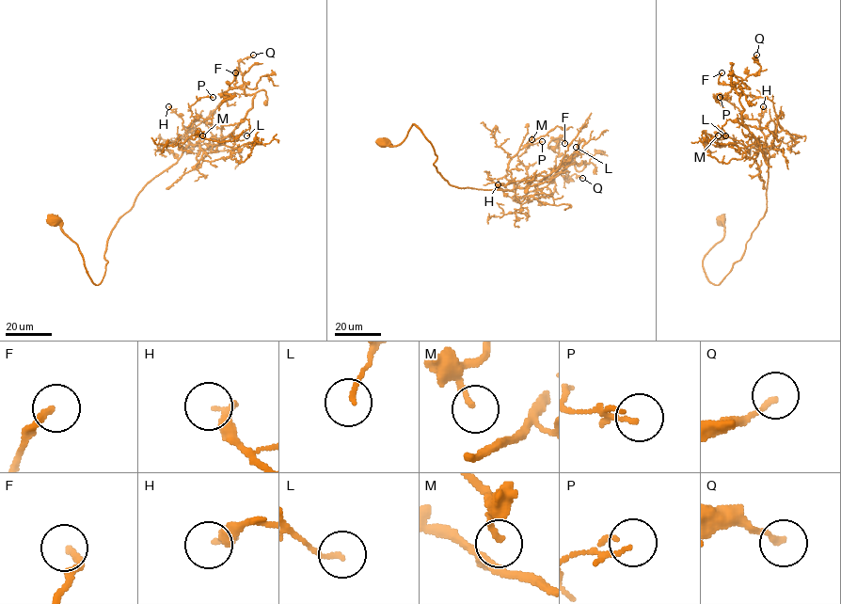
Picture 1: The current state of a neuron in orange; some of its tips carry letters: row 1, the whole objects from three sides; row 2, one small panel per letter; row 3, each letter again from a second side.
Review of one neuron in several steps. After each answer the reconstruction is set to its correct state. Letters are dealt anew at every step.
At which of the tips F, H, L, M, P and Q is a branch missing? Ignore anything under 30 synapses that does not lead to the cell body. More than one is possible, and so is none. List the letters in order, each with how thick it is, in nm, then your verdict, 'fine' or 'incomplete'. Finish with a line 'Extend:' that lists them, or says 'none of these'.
F: 190 nm | fine
H: 320 nm | fine
L: 130 nm | fine
M: 110 nm | fine
P: 80 nm | fine
Q: 170 nm | fine
Extend: none of these

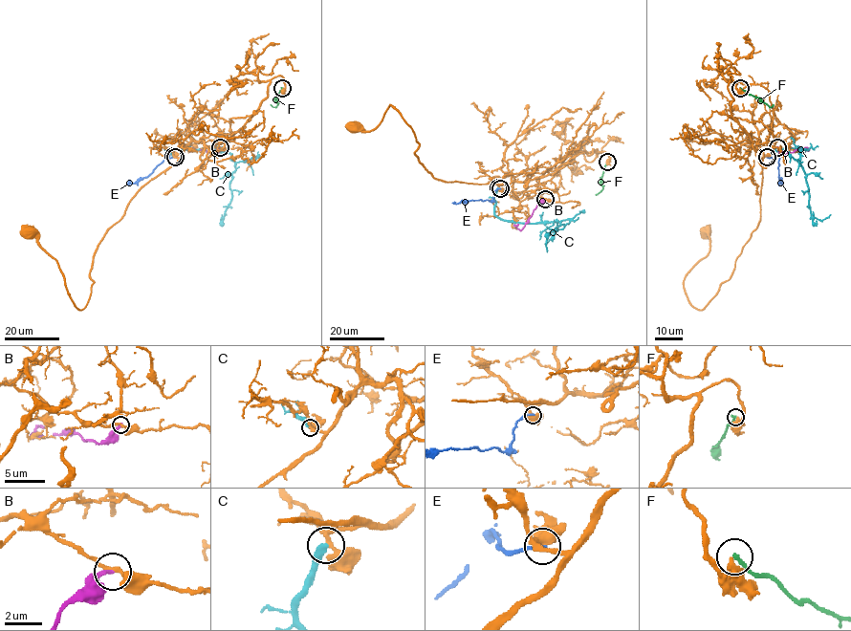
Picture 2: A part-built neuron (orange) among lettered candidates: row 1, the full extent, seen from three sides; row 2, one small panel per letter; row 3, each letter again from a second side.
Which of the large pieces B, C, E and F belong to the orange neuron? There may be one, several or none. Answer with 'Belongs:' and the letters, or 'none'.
Belongs: none

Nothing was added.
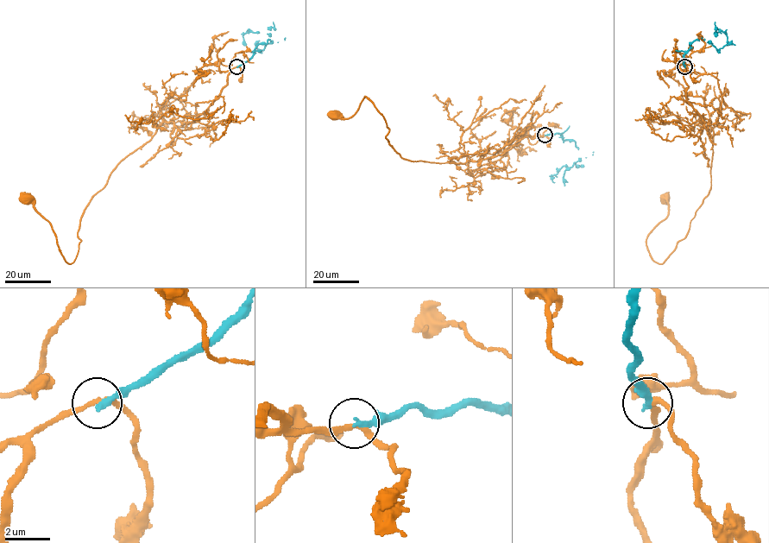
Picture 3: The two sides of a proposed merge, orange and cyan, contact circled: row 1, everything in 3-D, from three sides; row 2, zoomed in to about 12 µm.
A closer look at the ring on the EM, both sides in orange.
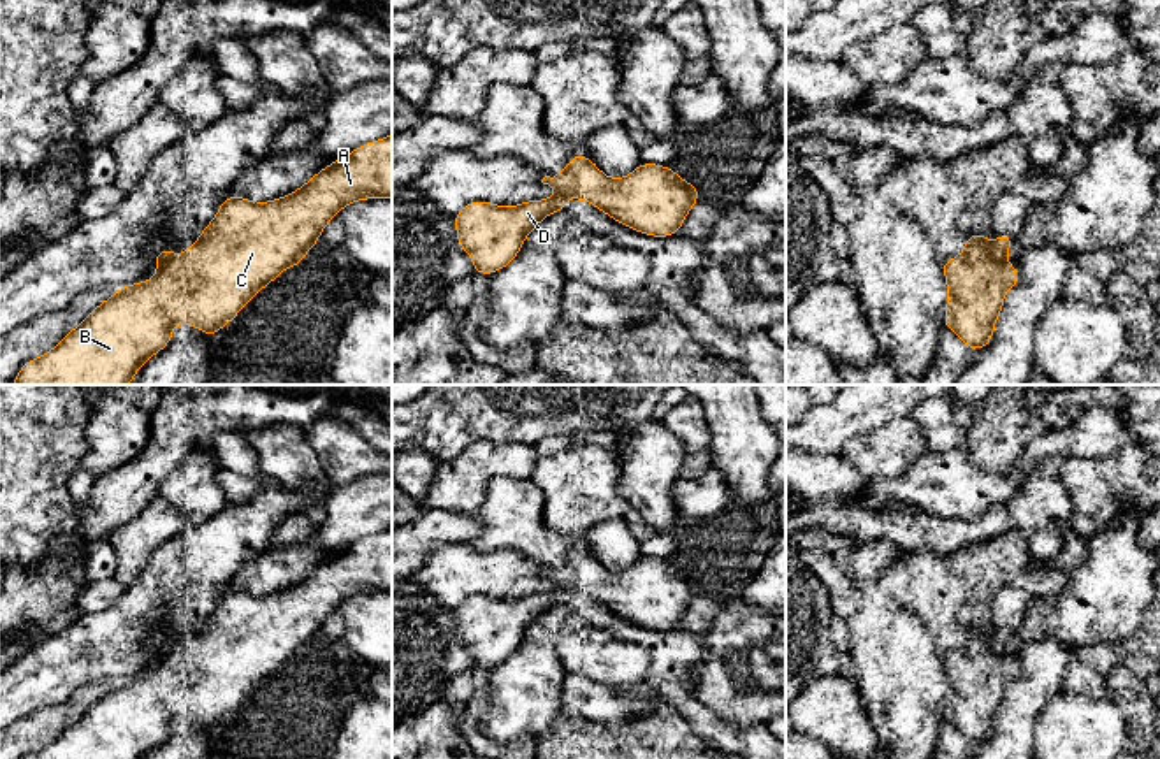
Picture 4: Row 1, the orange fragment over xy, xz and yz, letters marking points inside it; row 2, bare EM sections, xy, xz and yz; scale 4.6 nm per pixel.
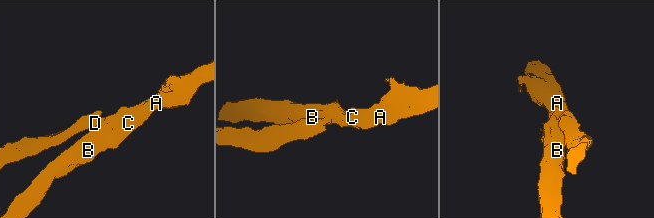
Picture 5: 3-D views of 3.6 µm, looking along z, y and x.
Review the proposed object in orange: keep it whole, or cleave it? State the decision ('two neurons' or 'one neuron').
two neurons

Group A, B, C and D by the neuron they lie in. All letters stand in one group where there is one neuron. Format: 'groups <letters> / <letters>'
groups A B C / D

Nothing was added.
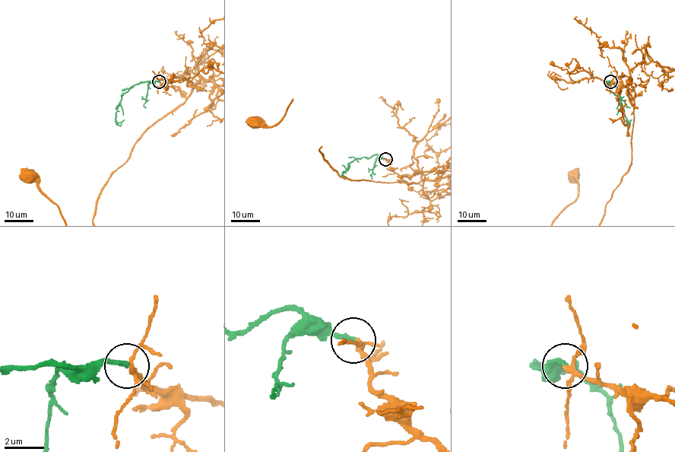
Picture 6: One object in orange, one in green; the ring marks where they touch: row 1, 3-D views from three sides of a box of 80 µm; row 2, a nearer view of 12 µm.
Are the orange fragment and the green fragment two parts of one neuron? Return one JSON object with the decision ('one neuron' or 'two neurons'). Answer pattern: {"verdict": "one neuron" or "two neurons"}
{"verdict": "one neuron"}

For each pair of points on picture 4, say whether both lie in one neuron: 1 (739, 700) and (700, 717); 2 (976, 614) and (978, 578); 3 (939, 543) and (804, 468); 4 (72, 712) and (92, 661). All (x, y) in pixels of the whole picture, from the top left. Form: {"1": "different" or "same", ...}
{"1": "different", "2": "same", "3": "same", "4": "different"}

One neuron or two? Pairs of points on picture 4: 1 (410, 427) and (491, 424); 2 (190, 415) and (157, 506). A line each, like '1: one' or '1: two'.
1: one
2: two

